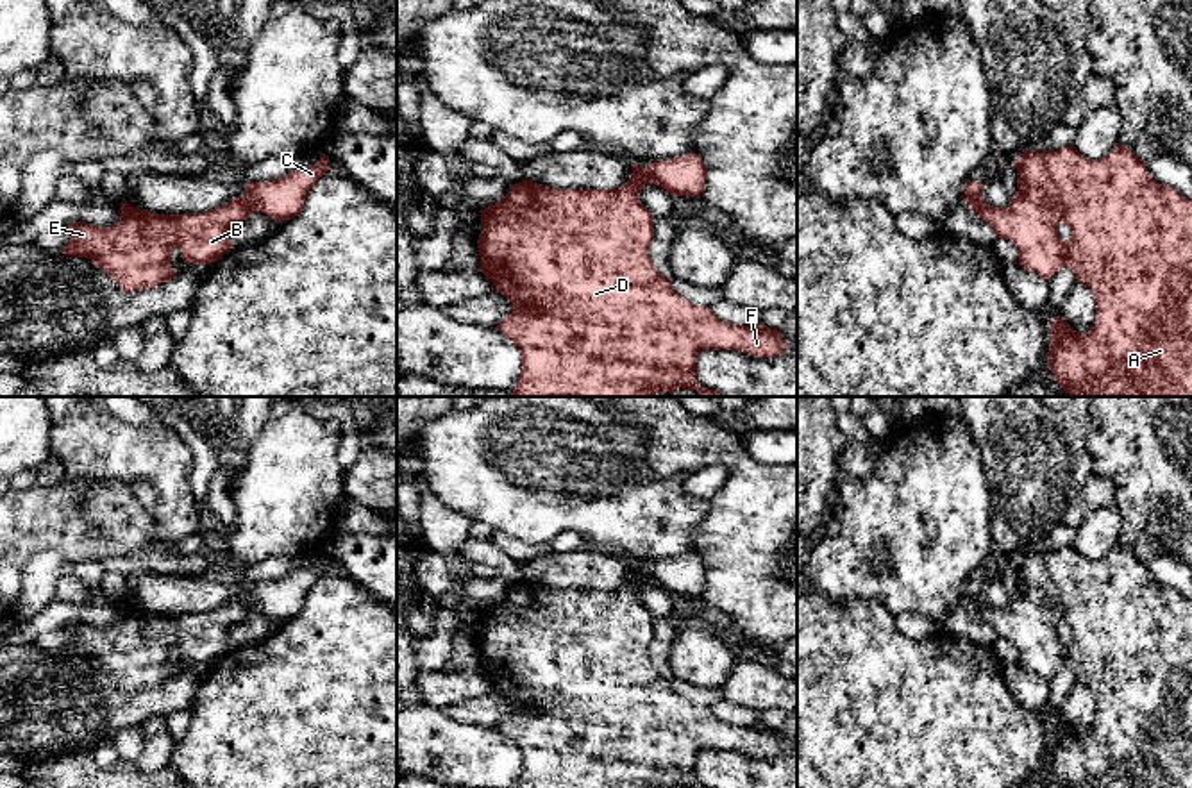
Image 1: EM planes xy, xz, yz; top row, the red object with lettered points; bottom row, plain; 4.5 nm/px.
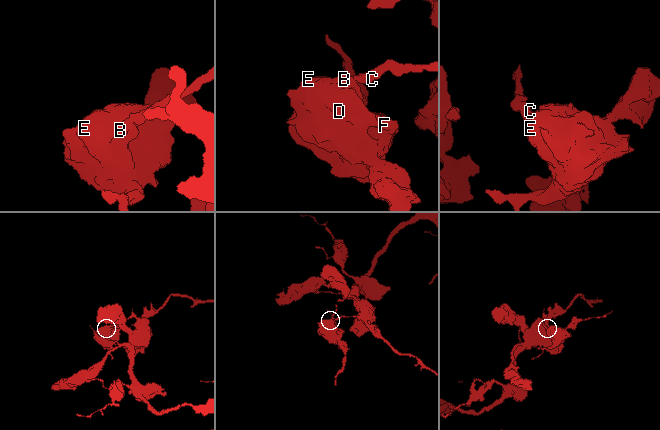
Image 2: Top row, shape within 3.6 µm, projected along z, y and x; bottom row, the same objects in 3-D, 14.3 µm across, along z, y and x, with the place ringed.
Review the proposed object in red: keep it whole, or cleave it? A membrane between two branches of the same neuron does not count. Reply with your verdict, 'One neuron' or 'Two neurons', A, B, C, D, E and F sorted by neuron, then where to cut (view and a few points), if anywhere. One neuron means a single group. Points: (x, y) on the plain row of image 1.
Two neurons. Groups: A B D E F / C. Split along xz (642, 567), (642, 572), (651, 581)

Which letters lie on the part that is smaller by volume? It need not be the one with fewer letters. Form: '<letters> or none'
A, B, D, E, F

